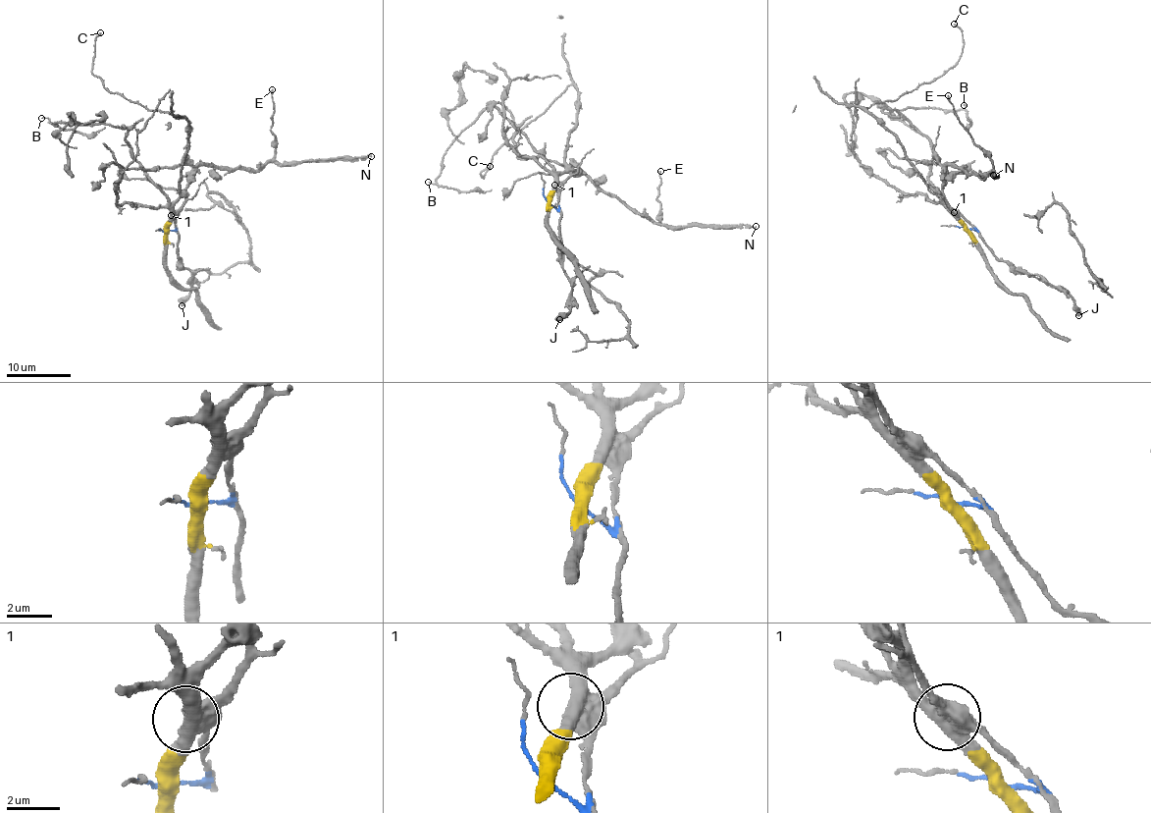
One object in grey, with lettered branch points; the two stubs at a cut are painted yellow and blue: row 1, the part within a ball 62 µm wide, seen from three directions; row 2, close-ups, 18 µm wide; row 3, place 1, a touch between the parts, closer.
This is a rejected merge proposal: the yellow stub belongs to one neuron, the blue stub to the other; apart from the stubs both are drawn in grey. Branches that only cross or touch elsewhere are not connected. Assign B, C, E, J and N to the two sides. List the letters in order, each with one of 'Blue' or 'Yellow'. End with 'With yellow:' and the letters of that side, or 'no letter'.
B: Yellow
C: Yellow
E: Blue
J: Blue
N: Blue
With yellow: B, C

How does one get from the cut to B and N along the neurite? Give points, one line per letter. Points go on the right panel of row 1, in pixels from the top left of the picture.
B: (968, 230), (929, 180), (933, 152), (929, 141), (905, 119), (882, 111), (914, 107), (958, 110), (963, 104)
N: (968, 229), (975, 229), (949, 206), (943, 192), (942, 169), (947, 165), (983, 178), (993, 176)

